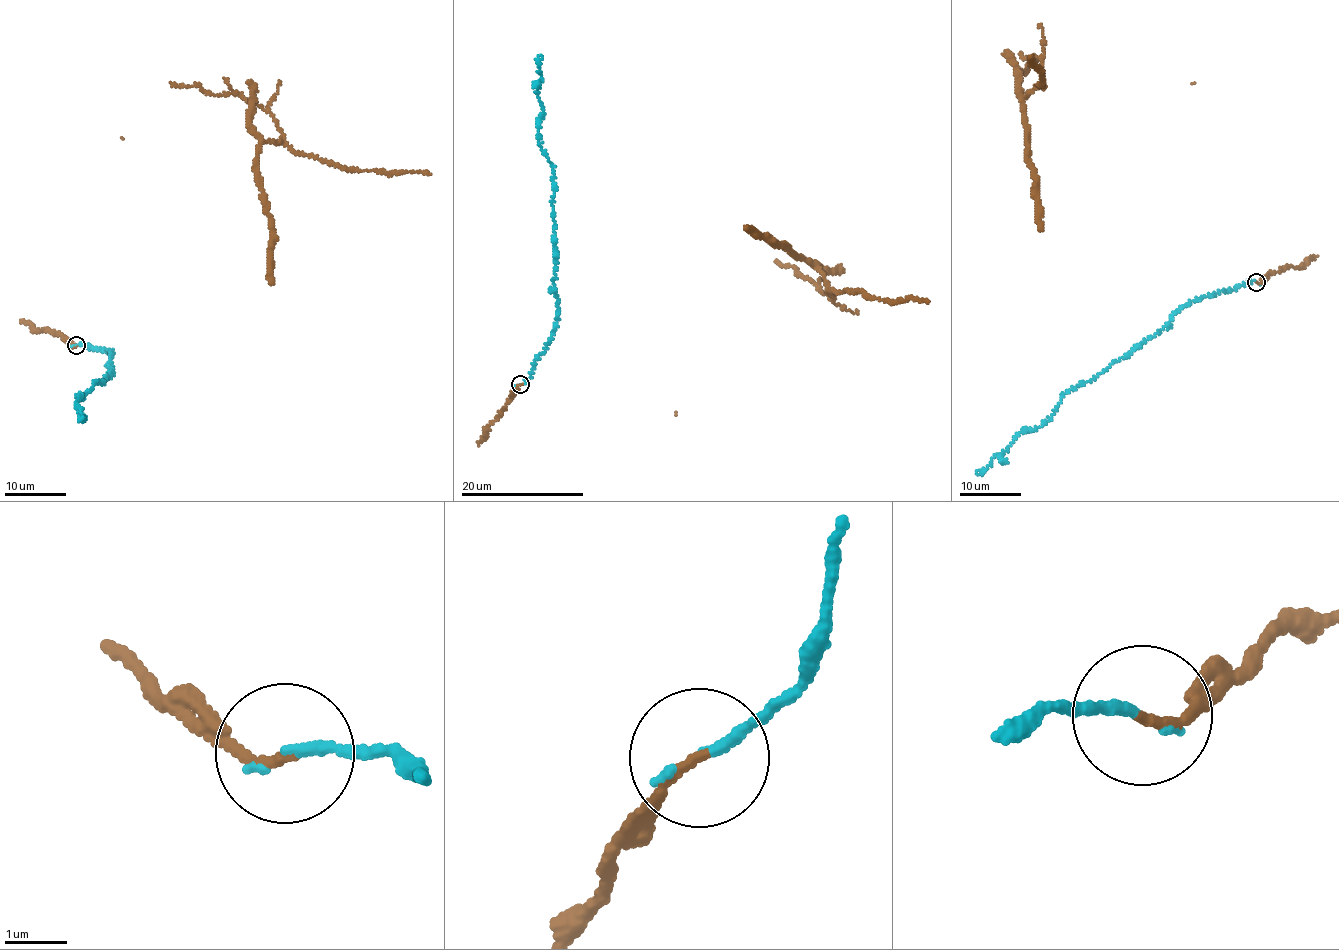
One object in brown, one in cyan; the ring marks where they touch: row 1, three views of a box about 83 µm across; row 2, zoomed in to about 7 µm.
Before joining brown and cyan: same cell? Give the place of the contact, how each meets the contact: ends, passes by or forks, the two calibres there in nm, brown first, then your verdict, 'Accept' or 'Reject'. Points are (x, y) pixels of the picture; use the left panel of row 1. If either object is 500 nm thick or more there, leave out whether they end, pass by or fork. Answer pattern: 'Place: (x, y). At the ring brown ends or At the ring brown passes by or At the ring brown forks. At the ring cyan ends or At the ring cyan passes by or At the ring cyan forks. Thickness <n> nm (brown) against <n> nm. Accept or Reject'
Place: (76, 345). At the ring brown ends. At the ring cyan ends. Thickness 140 nm (brown) against 160 nm. Accept

